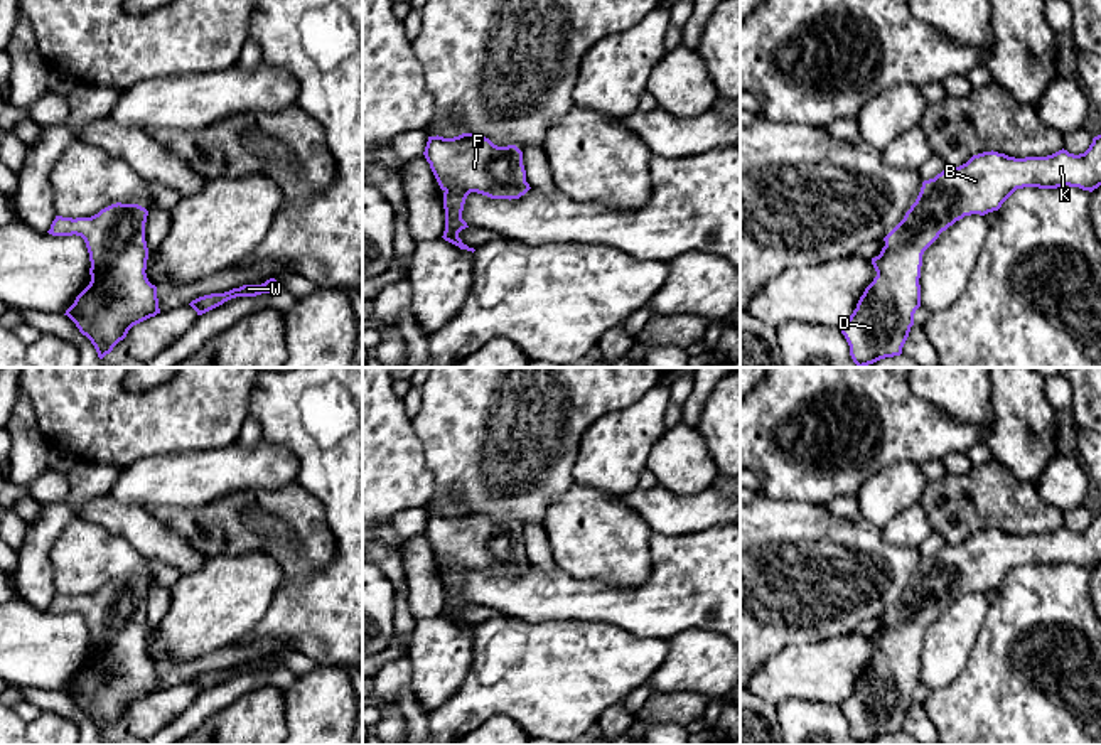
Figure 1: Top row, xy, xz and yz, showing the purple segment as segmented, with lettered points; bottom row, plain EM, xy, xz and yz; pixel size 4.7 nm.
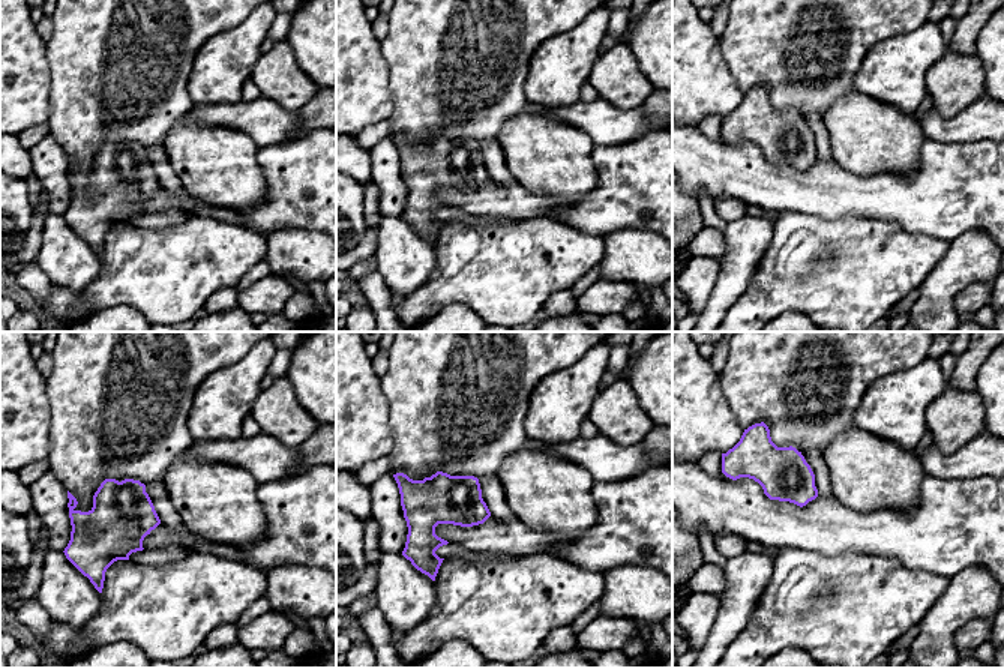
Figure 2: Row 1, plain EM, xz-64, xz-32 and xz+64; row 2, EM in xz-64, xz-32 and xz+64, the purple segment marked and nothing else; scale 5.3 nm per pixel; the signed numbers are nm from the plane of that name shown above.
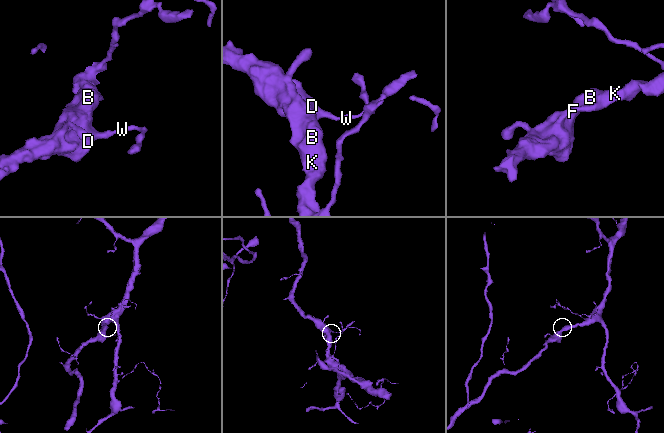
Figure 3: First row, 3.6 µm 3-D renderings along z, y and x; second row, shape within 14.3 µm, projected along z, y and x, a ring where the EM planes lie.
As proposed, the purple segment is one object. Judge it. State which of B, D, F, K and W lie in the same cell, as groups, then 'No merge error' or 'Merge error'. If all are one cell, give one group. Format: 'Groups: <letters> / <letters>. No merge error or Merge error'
Groups: B D F K W. No merge error

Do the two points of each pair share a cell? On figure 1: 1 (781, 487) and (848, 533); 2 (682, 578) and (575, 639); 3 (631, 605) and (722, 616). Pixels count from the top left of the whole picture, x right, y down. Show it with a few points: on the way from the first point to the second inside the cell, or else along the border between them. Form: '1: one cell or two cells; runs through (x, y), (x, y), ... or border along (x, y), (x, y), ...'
1: two cells; border along (766, 496), (776, 501), (811, 503), (827, 508)
2: two cells; border along (567, 621), (607, 621), (633, 634), (644, 636)
3: one cell; runs through (655, 605), (702, 605)

